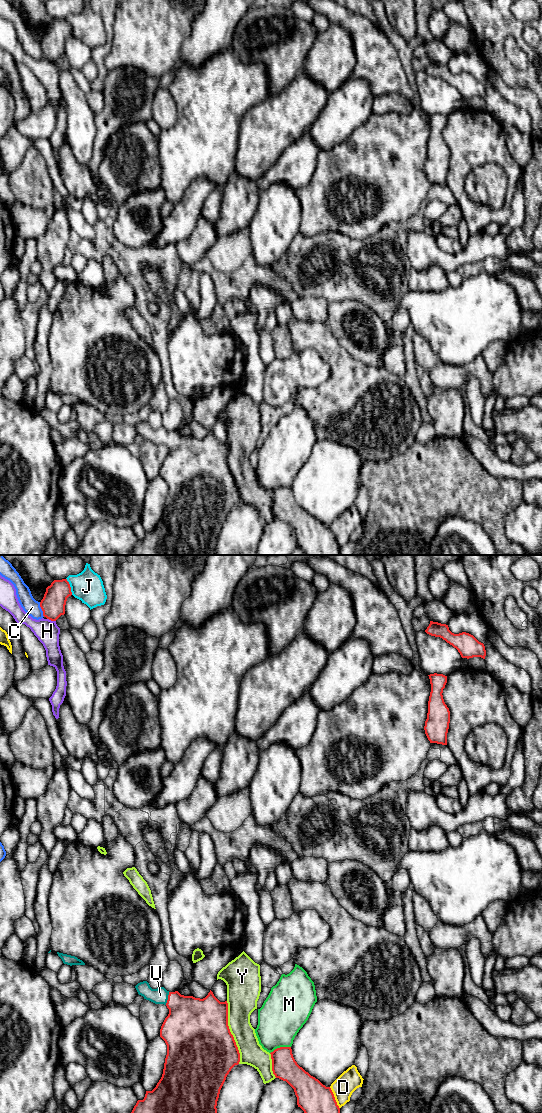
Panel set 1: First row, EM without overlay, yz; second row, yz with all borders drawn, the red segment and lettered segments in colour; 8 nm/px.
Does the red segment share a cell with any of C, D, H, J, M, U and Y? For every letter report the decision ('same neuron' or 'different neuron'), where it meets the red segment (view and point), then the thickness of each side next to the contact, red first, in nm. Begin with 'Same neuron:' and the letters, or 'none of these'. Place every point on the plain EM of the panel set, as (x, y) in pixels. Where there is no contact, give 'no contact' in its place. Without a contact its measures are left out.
Same neuron: U
C: different neuron; contact yz (41, 48); calibres 190 and 130 nm
D: different neuron; contact yz (334, 538); calibres 280 and 170 nm
H: different neuron; contact yz (51, 60); calibres 190 and 190 nm
J: different neuron; contact yz (69, 26); calibres 190 and 260 nm
M: different neuron; contact yz (280, 487); calibres 200 and 360 nm
U: same neuron; contact yz (168, 438); calibres 360 and 130 nm
Y: different neuron; contact yz (230, 472); calibres 500 and 220 nm

